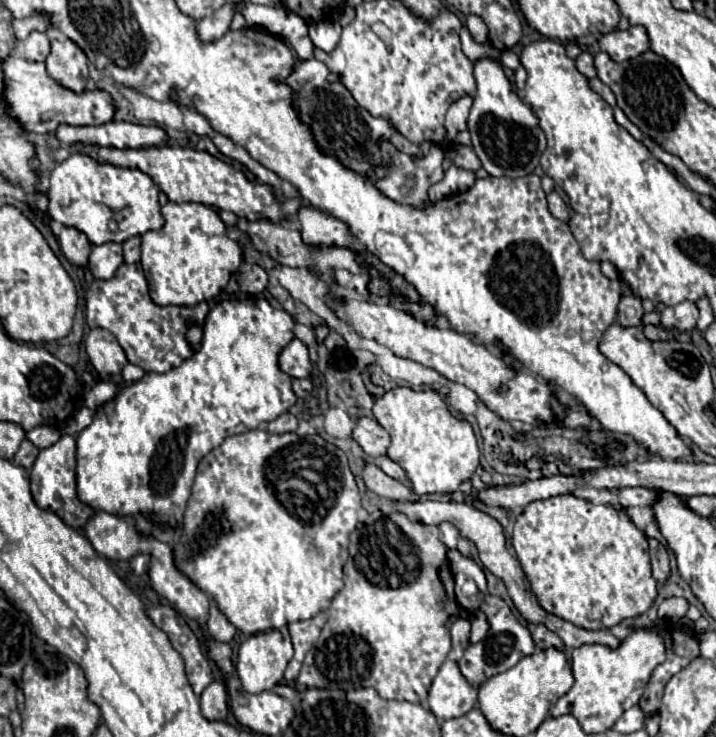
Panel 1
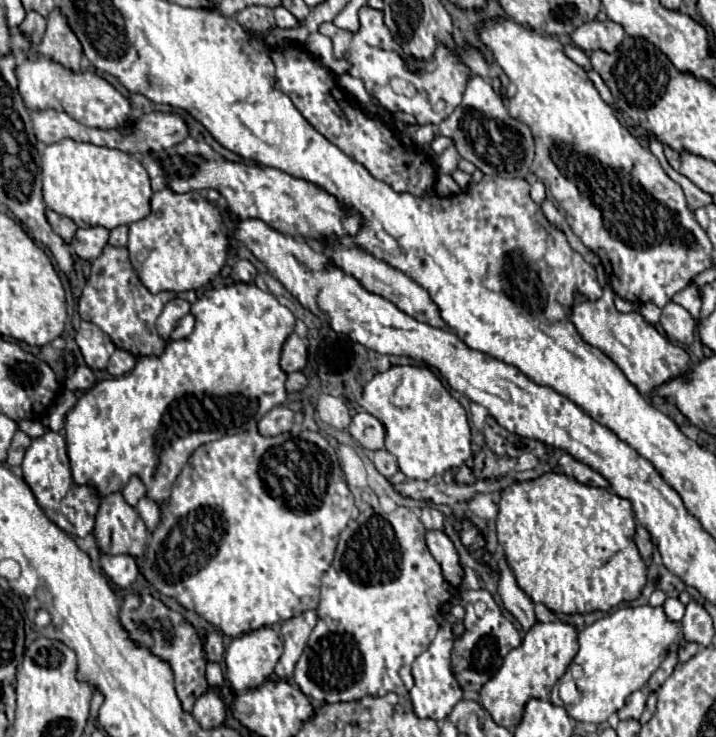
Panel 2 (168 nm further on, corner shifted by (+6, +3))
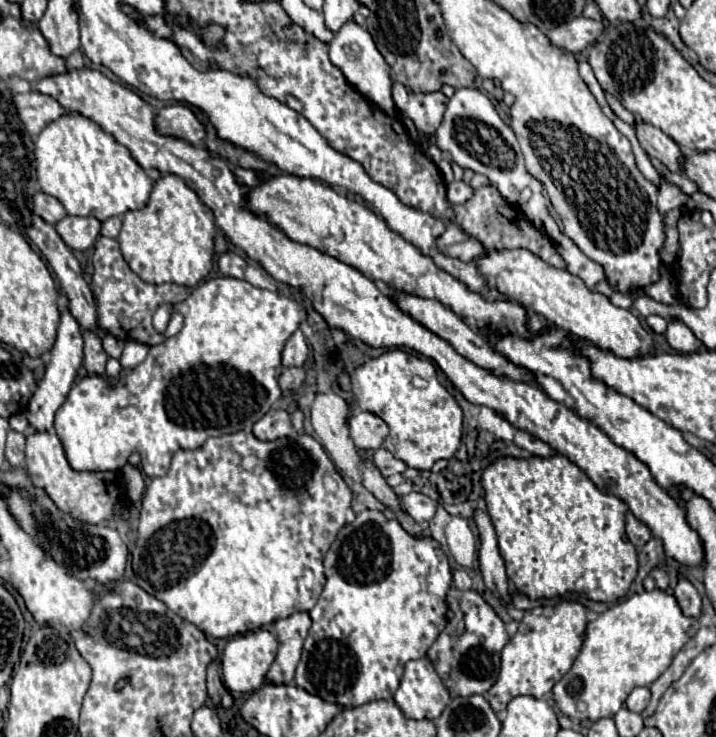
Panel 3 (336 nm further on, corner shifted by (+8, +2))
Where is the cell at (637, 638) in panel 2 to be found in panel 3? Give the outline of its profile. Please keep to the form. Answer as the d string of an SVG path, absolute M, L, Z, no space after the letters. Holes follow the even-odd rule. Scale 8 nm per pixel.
M658 588L652 592L634 594L622 602L616 602L612 608L608 608L604 614L598 614L592 622L586 626L586 636L580 648L580 654L576 656L572 668L562 676L560 682L554 686L554 702L556 706L570 718L578 720L600 720L600 718L612 718L622 706L628 694L638 686L650 686L672 662L672 658L678 654L678 650L698 632L700 622L696 618L686 618L672 594L666 594ZM576 702L586 702L586 712L576 712Z

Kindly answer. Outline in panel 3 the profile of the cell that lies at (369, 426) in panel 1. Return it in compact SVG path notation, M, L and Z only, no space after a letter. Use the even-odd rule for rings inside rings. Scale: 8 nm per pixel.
M356 412L350 418L350 436L358 448L376 450L388 436L388 426L372 412Z

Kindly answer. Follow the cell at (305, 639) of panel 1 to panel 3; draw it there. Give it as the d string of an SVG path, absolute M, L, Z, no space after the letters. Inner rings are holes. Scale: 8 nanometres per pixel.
M296 612L290 618L276 620L274 632L278 636L280 648L276 654L274 664L270 666L266 680L272 684L288 684L294 680L294 670L302 654L302 644L310 630L310 616L308 612Z

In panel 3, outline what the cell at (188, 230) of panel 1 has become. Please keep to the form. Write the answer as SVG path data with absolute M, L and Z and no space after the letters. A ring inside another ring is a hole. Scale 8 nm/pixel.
M170 174L154 182L146 208L124 214L118 244L132 272L144 282L196 286L212 270L214 238L216 224L212 210L202 204L198 194L182 178Z

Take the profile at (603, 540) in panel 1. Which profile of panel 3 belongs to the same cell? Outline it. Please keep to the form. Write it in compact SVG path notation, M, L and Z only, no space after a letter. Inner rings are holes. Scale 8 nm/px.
M532 456L530 460L498 458L482 474L482 486L486 492L484 500L488 514L498 536L498 548L506 562L508 578L516 590L520 588L530 600L582 594L594 602L616 602L628 594L638 574L636 548L630 544L624 530L624 514L628 512L628 506L620 498L598 490L566 456Z

